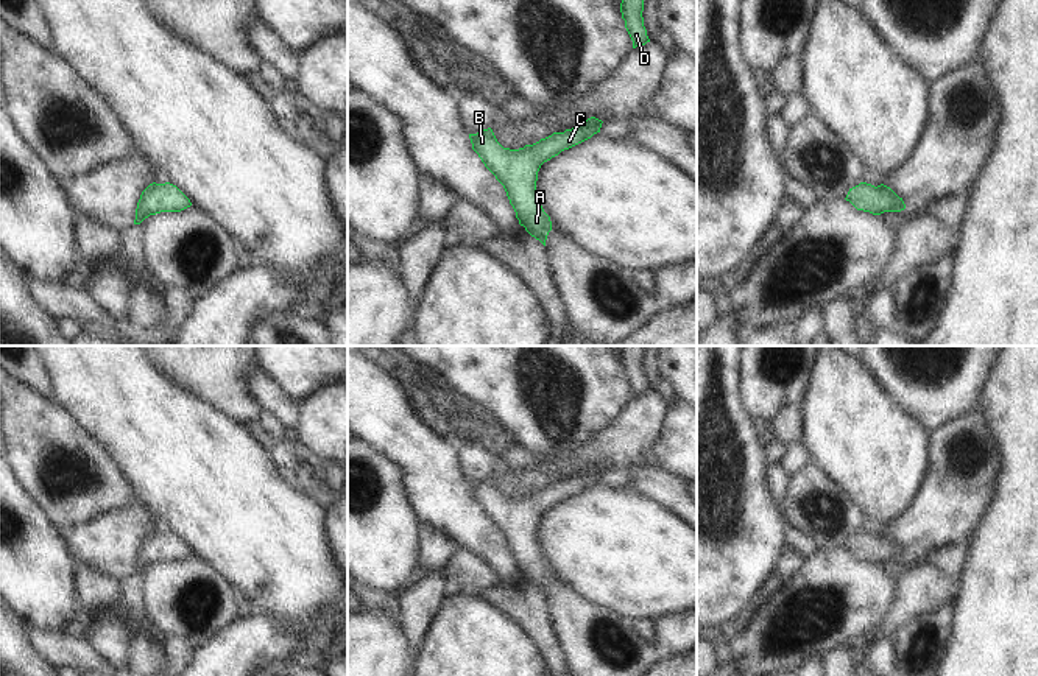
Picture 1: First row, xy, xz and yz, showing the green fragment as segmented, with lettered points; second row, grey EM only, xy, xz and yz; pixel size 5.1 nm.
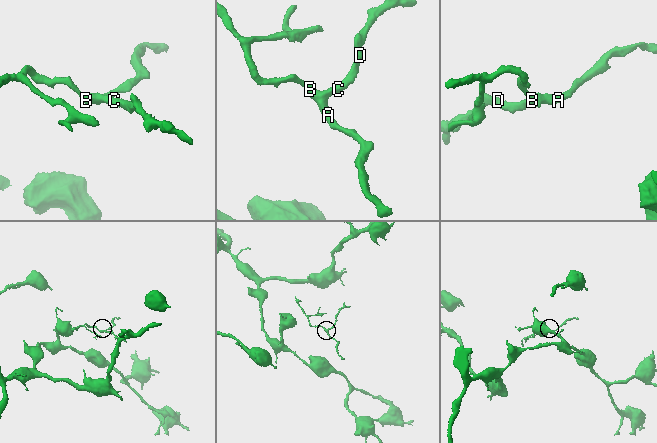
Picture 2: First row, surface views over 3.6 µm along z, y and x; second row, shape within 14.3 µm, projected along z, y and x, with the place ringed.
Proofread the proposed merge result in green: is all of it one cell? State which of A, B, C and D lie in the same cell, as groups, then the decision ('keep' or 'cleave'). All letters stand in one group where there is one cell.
A B C D; keep

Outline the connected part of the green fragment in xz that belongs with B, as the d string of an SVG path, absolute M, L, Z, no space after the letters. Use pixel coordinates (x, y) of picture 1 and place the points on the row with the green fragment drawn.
M591 117L577 128L566 129L564 132L553 132L519 150L503 148L491 128L477 134L469 134L472 150L503 185L519 224L544 246L552 231L552 221L538 198L538 171L544 162L558 156L561 151L600 132L602 123L602 120Z

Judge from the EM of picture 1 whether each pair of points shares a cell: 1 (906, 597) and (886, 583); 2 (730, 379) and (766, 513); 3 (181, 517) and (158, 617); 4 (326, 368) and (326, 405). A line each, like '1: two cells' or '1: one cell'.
1: two cells
2: one cell
3: two cells
4: two cells

